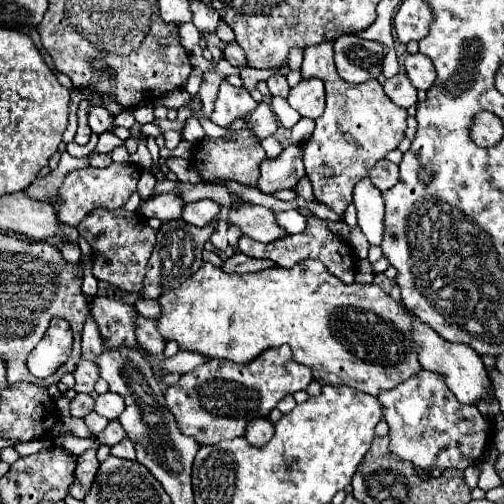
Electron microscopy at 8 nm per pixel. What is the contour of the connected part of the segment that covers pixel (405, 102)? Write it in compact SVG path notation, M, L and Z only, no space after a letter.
M397 73L391 79L383 83L387 97L399 105L399 107L409 107L417 103L417 89L411 85L407 73Z

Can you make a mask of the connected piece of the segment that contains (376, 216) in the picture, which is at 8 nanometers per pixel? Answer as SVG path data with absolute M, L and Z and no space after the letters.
M363 179L363 183L357 183L355 187L353 203L357 207L359 227L365 233L369 245L381 245L385 231L385 203L381 191L373 187L369 179Z

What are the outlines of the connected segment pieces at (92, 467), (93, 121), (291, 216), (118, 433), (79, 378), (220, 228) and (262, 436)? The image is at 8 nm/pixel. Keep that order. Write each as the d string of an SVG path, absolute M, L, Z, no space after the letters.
M89 449L87 453L77 457L77 469L75 469L77 479L75 479L75 485L71 485L71 491L69 491L75 499L83 501L83 497L87 495L87 491L91 489L91 485L95 481L97 469L99 469L99 461L97 461L93 449Z
M93 105L89 111L89 127L93 129L93 133L105 133L113 129L113 119L109 115L109 111L105 107L97 107Z
M291 209L291 211L277 213L277 223L279 223L287 233L301 233L301 231L305 231L307 219L305 219L301 213L297 213L295 209Z
M111 421L111 423L97 435L97 439L99 439L103 445L117 445L123 437L127 437L127 433L125 433L125 429L121 427L119 421Z
M79 359L73 375L75 375L75 381L77 381L73 389L75 389L77 393L91 393L95 381L99 379L99 369L97 369L97 365L95 365L93 361Z
M221 211L221 215L219 215L219 225L217 225L217 229L213 231L213 235L211 235L211 243L219 249L219 251L227 251L227 247L229 247L229 243L227 243L227 215L229 215L229 211Z
M261 417L261 419L255 419L253 423L247 425L247 433L245 433L245 439L253 445L253 447L261 447L265 443L271 441L275 429L273 429L273 423L267 419L267 417Z

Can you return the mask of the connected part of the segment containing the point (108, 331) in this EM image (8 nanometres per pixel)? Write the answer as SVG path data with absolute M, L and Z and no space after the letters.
M95 297L91 313L99 323L103 341L109 347L119 347L119 345L139 347L135 343L135 331L133 331L137 311L131 305L125 305L123 301L109 297Z

